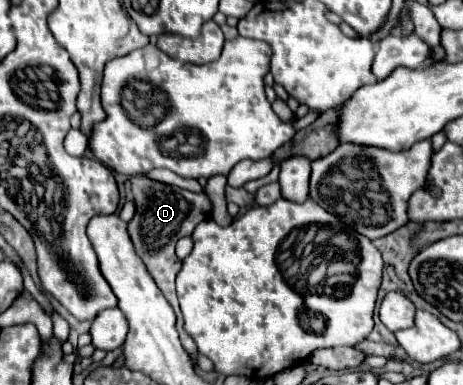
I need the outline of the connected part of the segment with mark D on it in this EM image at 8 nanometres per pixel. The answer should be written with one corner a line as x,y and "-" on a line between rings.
138,175
138,177
132,177
132,193
134,193
134,203
136,203
136,215
134,219
128,223
128,233
130,233
130,239
134,243
134,249
138,253
138,257
144,261
148,273
154,277
154,281
158,283
160,291
164,293
164,297
170,301
170,305
174,307
176,311
176,317
178,317
178,323
176,323
176,329
180,333
180,341
182,345
188,349
190,357
194,359
194,353
196,353
196,345
192,341
192,337
186,333
184,329
184,321
182,321
182,313
178,309
178,299
176,299
176,287
174,287
174,279
180,271
180,259
176,257
174,253
174,245
180,237
186,237
186,235
192,235
194,227
204,221
204,219
210,219
210,213
212,213
212,203
210,199
204,195
204,193
192,193
192,191
186,191
186,189
180,189
180,187
172,187
172,185
164,185
164,183
158,183
158,181
152,181
144,175

